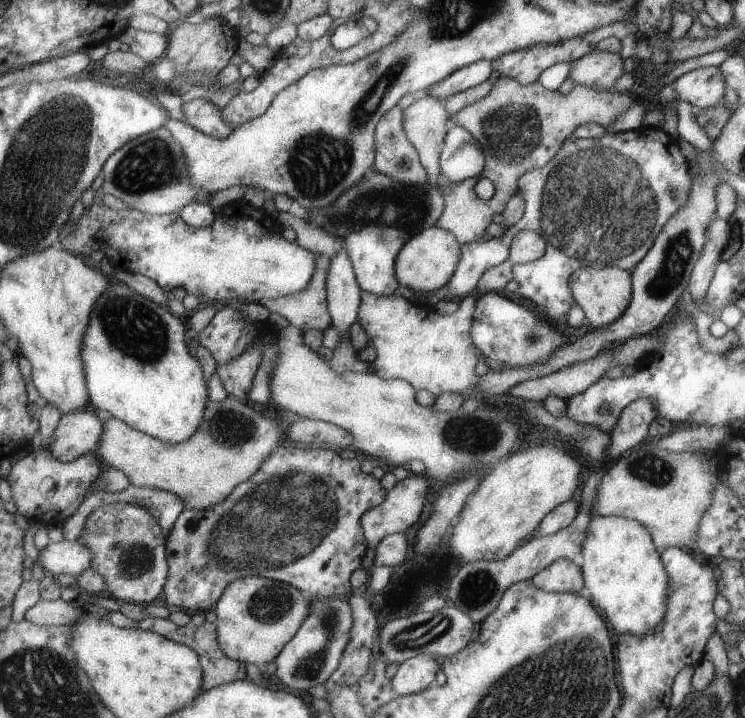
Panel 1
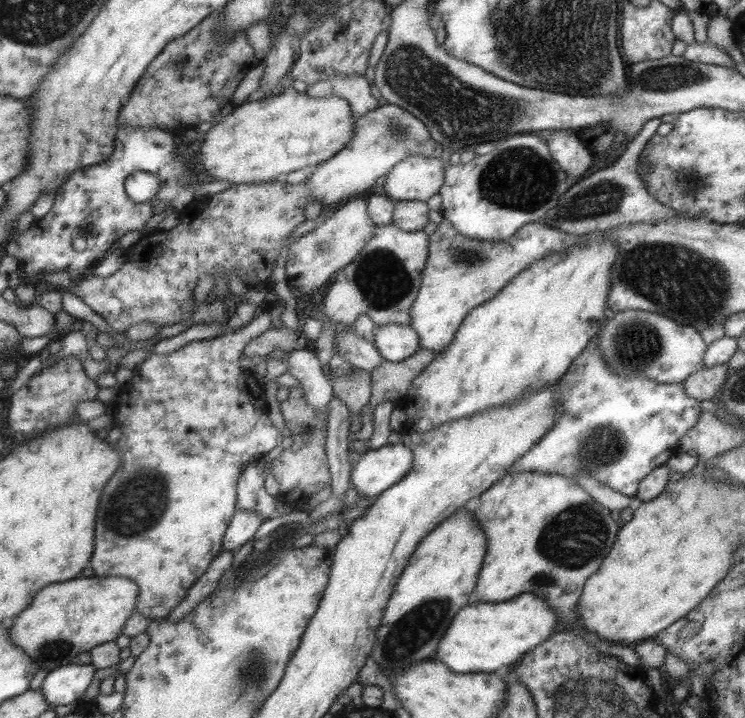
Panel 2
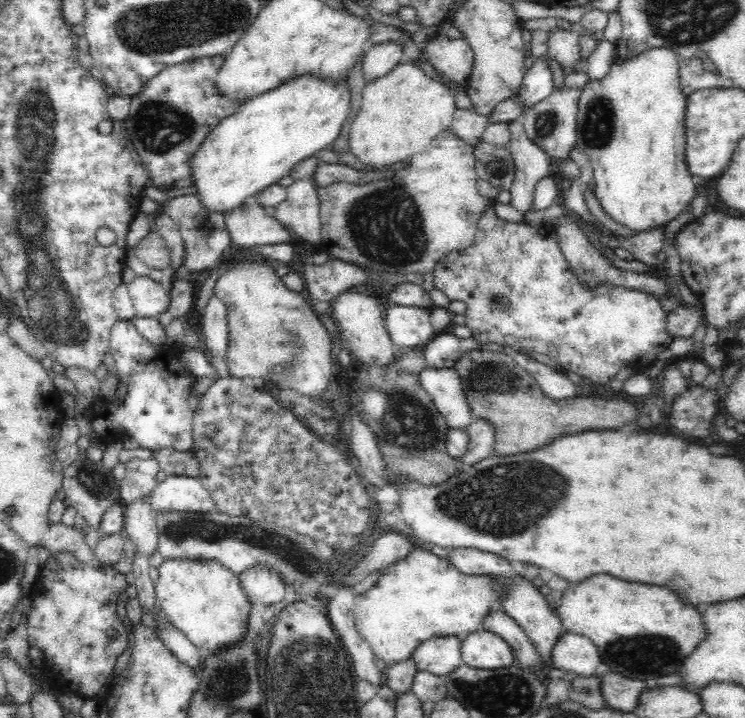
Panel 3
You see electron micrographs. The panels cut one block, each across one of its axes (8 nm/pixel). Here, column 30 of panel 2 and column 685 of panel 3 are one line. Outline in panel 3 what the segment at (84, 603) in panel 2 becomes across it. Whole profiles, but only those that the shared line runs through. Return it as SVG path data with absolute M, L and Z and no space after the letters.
M598 574L582 582L571 583L556 605L555 612L566 630L590 638L609 670L631 679L653 682L660 676L675 674L681 662L694 652L708 634L701 612L692 608L693 604L684 604L674 590L642 582L626 582L608 574Z

